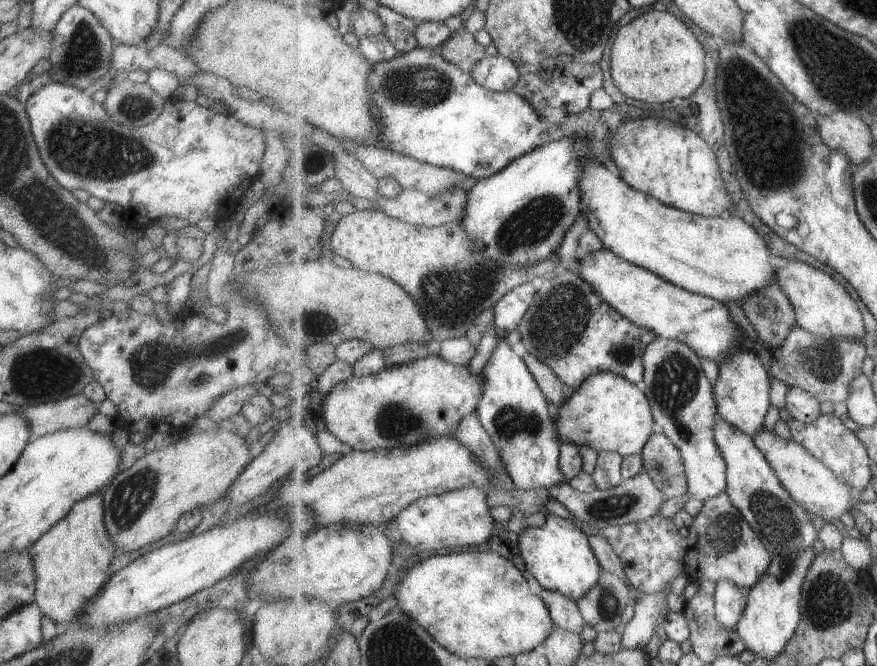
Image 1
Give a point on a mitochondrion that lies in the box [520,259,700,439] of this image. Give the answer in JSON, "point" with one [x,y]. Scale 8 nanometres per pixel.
{"point":[559,323]}

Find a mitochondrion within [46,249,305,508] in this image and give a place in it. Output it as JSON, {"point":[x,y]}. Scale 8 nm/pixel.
{"point":[150,366]}

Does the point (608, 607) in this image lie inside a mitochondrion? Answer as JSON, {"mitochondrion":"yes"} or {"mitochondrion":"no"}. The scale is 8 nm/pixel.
{"mitochondrion":"yes"}

